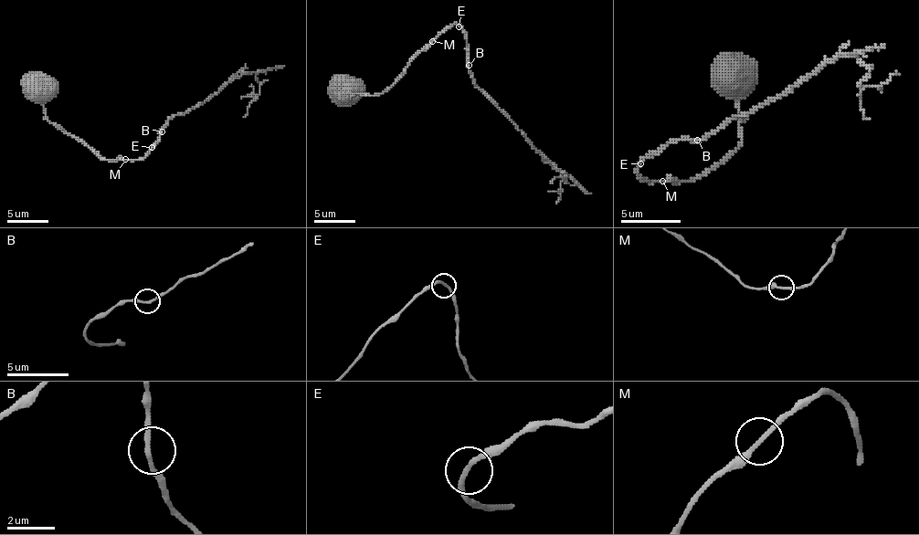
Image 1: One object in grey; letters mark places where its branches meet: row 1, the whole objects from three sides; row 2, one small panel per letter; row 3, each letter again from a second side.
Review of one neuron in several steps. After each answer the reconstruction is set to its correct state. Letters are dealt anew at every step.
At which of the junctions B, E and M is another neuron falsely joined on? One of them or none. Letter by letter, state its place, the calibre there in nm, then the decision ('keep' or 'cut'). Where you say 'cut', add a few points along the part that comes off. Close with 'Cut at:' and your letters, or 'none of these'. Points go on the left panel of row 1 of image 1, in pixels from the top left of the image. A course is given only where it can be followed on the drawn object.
B: at (162, 131); 200 nm thick; keep
E: at (152, 147); 200 nm thick; keep
M: at (125, 159); 220 nm thick; keep
Cut at: none of these

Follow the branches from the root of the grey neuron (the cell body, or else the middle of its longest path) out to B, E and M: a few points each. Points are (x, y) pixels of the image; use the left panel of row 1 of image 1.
B: (41, 86), (46, 82), (46, 117), (107, 160), (143, 158), (160, 140), (162, 131)
E: (41, 86), (46, 82), (46, 117), (78, 137), (99, 155), (107, 160), (139, 160), (152, 147)
M: (41, 86), (46, 82), (44, 113), (51, 123), (78, 137), (99, 155), (107, 160), (125, 160)

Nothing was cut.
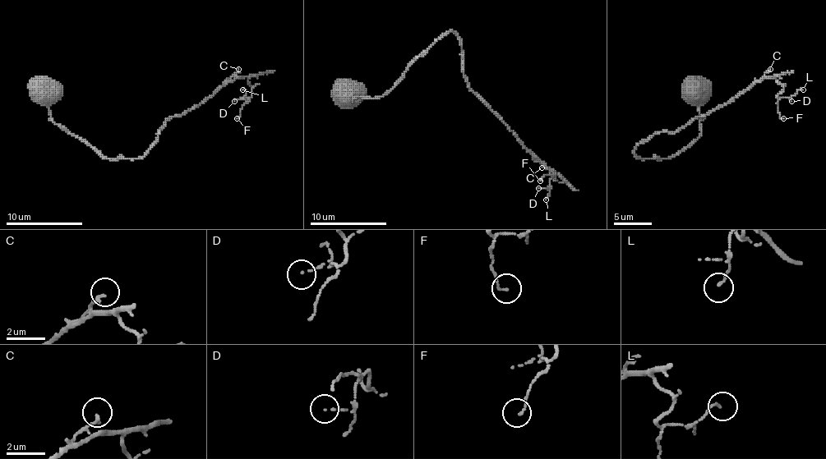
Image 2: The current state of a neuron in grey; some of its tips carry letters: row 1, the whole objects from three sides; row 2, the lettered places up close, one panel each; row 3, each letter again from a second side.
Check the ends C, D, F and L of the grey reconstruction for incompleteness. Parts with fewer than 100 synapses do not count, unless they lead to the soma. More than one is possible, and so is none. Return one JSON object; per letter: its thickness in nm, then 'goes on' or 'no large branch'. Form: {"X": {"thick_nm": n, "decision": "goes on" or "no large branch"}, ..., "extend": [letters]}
{"C": {"thick_nm": 180, "decision": "goes on"}, "D": {"thick_nm": 80, "decision": "no large branch"}, "F": {"thick_nm": 110, "decision": "no large branch"}, "L": {"thick_nm": 100, "decision": "no large branch"}, "extend": ["C"]}

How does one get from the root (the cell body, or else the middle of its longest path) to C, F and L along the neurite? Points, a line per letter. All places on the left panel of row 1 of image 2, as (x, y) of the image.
C: (47, 89), (51, 86), (48, 115), (57, 124), (108, 158), (139, 158), (169, 118), (204, 103), (238, 69)
F: (47, 89), (51, 86), (51, 118), (108, 158), (142, 157), (169, 118), (246, 76), (251, 98), (237, 118)
L: (47, 89), (51, 118), (108, 158), (142, 157), (169, 118), (246, 76), (251, 95), (242, 89)

